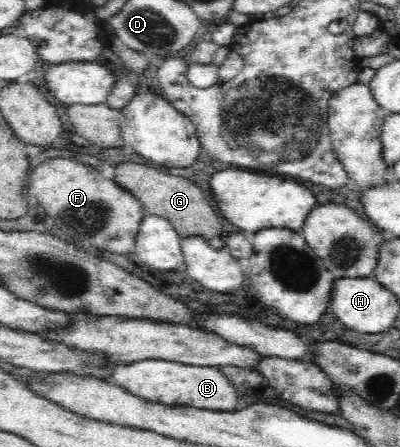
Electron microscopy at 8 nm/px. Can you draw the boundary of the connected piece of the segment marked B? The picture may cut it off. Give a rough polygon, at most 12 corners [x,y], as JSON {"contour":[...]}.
{"contour":[[147,359],[111,381],[147,401],[235,410],[238,390],[218,367]]}

